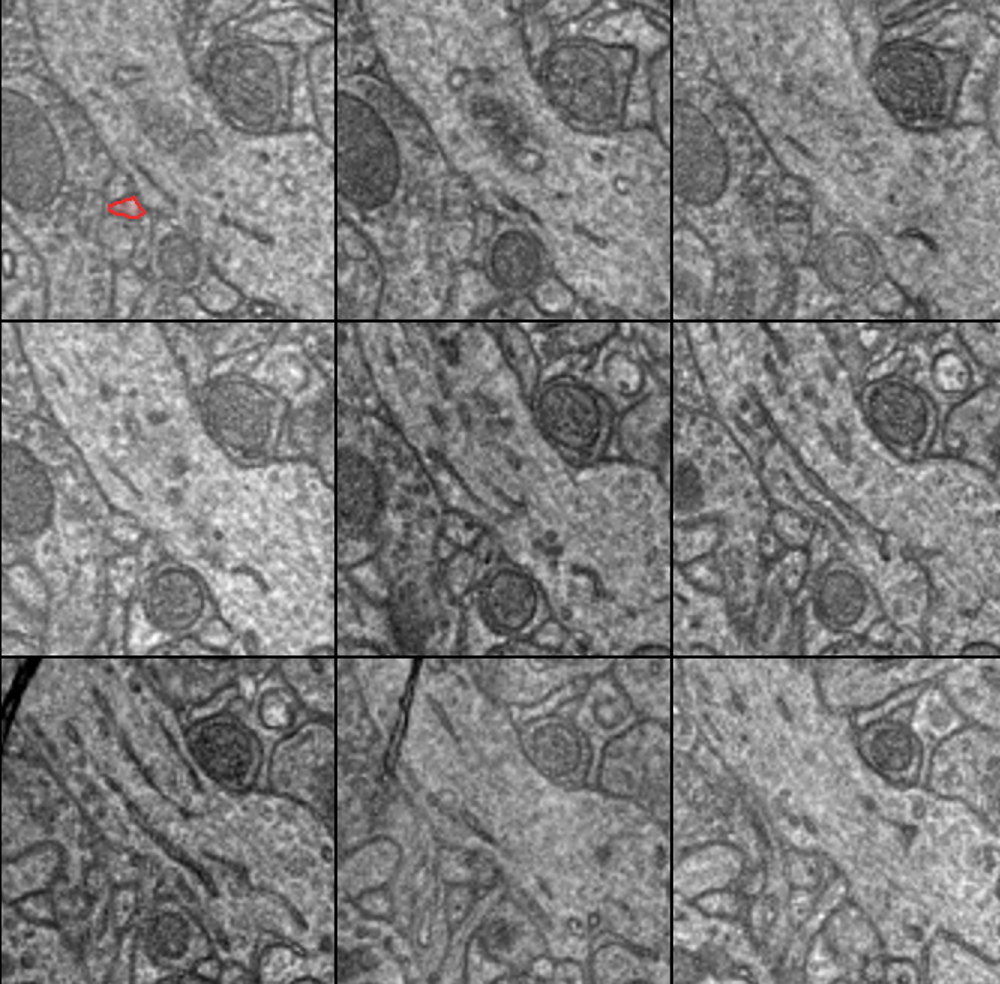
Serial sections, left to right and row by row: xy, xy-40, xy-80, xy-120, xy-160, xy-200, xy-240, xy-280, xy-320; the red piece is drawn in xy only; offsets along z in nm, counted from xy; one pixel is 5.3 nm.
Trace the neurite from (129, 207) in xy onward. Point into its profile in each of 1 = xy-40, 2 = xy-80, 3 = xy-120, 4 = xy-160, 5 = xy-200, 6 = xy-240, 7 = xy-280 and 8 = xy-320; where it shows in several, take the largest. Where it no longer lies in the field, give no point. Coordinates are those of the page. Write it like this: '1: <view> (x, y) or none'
1: xy-40 (465, 209)
2: xy-80 (784, 212)
3: xy-120 (110, 549)
4: xy-160 (444, 549)
5: xy-200 (769, 548)
6: xy-240 (95, 879)
7: xy-280 (422, 875)
8: xy-320 (750, 884)

